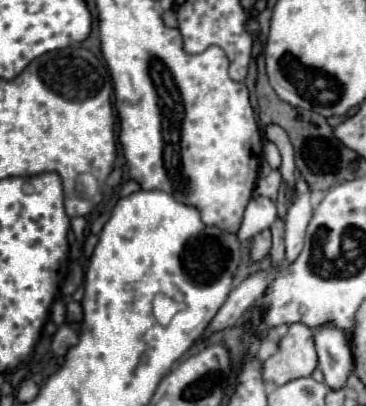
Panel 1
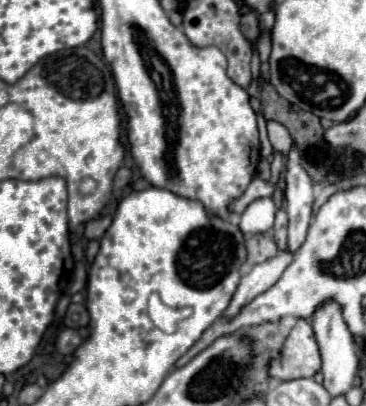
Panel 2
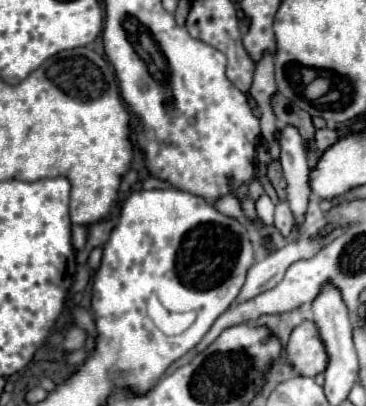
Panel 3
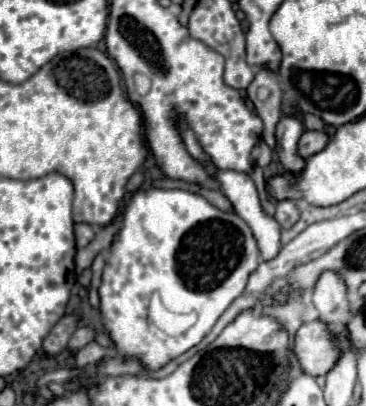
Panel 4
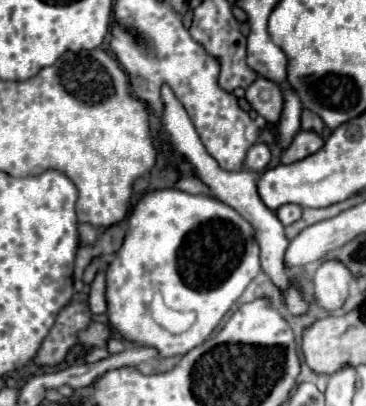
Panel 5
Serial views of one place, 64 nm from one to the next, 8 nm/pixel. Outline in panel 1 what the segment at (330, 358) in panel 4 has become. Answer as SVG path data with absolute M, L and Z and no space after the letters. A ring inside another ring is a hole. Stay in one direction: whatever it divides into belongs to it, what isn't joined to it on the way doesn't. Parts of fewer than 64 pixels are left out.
M292 324L282 338L278 352L264 362L262 376L276 384L286 384L296 378L312 376L318 366L318 354L312 342L312 330L306 324Z

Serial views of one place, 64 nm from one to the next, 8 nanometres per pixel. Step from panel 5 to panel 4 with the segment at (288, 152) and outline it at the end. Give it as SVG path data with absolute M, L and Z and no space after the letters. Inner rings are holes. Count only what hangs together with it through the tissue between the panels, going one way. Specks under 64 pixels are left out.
M304 130L300 142L298 142L298 154L302 158L308 158L316 152L320 152L328 142L328 134L326 132L312 132L312 130Z

